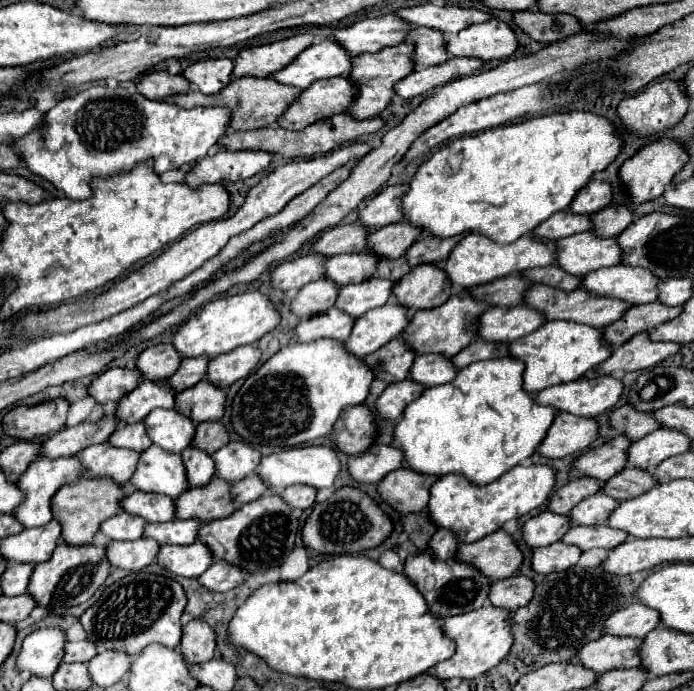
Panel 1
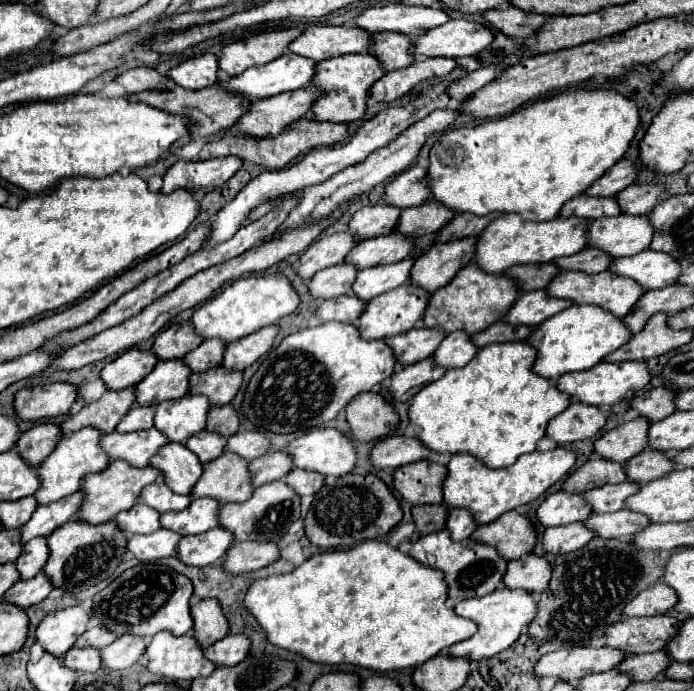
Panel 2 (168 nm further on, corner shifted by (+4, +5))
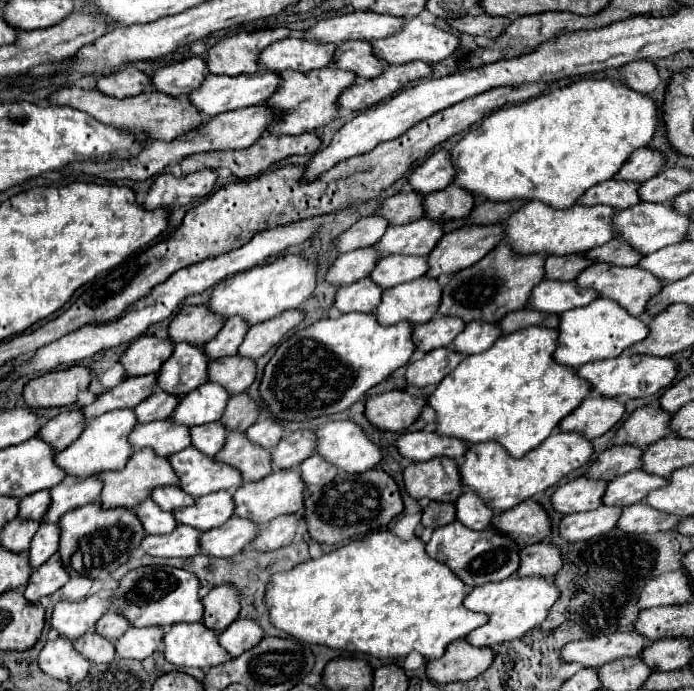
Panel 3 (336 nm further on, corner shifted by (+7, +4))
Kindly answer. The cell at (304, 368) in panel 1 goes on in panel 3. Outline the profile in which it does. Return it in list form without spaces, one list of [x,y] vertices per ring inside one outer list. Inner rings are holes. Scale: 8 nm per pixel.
[[[343,313],[337,319],[321,319],[291,337],[287,337],[271,357],[265,367],[263,381],[259,385],[261,399],[273,413],[277,421],[305,421],[321,415],[333,415],[349,409],[359,401],[371,387],[385,381],[395,369],[409,363],[415,343],[413,343],[413,325],[401,321],[395,325],[381,325],[373,313]]]

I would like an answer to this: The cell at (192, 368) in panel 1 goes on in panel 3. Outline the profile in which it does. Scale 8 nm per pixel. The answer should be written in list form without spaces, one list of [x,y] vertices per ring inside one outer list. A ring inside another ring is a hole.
[[[231,317],[227,319],[227,323],[223,325],[223,329],[217,333],[215,339],[211,339],[209,343],[205,343],[205,353],[211,357],[211,359],[217,359],[217,357],[225,357],[225,355],[235,355],[243,337],[247,335],[249,331],[249,323],[241,317]]]

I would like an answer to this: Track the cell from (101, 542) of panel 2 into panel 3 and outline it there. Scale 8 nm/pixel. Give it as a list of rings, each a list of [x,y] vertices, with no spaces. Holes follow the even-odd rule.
[[[87,503],[83,507],[77,507],[73,511],[67,511],[59,527],[63,531],[61,535],[61,561],[65,563],[65,569],[69,575],[85,575],[85,577],[105,577],[113,573],[119,565],[127,563],[129,553],[139,547],[141,539],[147,535],[139,517],[133,509],[127,507],[111,507],[103,509],[99,503]]]

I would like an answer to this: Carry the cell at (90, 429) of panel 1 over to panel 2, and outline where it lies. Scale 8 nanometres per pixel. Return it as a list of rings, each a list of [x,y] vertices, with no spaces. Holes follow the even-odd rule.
[[[130,386],[130,388],[124,388],[122,392],[106,390],[104,396],[102,396],[98,402],[84,406],[78,414],[68,416],[68,418],[60,424],[62,436],[74,434],[74,432],[78,432],[78,430],[84,428],[84,426],[92,426],[92,428],[100,430],[102,434],[114,432],[116,424],[124,418],[124,414],[126,414],[126,412],[130,410],[130,406],[134,404],[132,398],[134,398],[132,386]]]

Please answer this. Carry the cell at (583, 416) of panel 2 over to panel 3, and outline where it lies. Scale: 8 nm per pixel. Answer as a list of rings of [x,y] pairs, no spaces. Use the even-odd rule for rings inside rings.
[[[589,395],[571,415],[561,421],[561,431],[577,431],[589,439],[601,437],[625,415],[625,403],[615,397]]]

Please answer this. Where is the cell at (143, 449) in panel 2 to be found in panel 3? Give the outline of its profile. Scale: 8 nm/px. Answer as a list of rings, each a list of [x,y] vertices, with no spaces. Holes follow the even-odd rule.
[[[163,419],[163,421],[149,421],[149,423],[139,423],[131,435],[129,441],[133,443],[135,449],[143,447],[153,447],[157,455],[173,455],[183,451],[185,447],[191,445],[191,435],[189,427],[175,423],[173,419]]]

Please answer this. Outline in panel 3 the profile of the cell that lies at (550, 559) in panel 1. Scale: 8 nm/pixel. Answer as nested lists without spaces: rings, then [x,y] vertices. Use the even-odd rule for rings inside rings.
[[[601,505],[599,509],[593,511],[565,515],[559,525],[559,531],[561,537],[567,541],[585,541],[603,535],[605,531],[611,531],[617,525],[619,515],[621,515],[621,507]]]

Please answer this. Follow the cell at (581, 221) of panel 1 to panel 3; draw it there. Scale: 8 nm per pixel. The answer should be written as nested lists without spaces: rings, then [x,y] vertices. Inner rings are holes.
[[[611,179],[605,183],[597,183],[595,187],[591,187],[589,191],[585,191],[585,195],[579,199],[579,203],[583,205],[609,205],[617,211],[627,209],[637,205],[639,199],[639,187],[641,183],[635,181],[621,181],[621,179]]]

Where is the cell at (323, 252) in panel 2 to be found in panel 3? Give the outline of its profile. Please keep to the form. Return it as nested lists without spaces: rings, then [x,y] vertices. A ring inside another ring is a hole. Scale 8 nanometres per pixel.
[[[381,215],[363,217],[351,229],[347,229],[343,235],[337,237],[337,241],[335,241],[337,251],[347,253],[347,251],[353,251],[359,247],[369,247],[385,235],[387,227],[389,227],[389,223]]]

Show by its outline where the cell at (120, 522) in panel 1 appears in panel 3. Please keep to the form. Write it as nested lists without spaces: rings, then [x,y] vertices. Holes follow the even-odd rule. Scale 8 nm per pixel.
[[[145,499],[141,505],[135,507],[135,511],[137,511],[137,515],[139,515],[139,519],[141,519],[141,523],[149,535],[165,535],[163,531],[171,533],[179,525],[175,521],[173,513],[163,511],[151,499]]]

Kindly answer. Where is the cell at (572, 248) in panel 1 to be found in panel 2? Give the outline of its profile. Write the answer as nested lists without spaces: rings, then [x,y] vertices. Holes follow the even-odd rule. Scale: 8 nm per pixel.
[[[618,214],[590,222],[586,230],[586,246],[602,250],[610,258],[634,256],[648,248],[652,234],[654,228],[646,216]]]

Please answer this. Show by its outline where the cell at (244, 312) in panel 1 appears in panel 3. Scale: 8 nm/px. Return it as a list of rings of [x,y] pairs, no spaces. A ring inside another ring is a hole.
[[[285,255],[271,263],[241,271],[215,285],[209,307],[213,309],[213,313],[223,315],[225,319],[241,315],[245,321],[249,321],[249,325],[255,325],[273,319],[283,311],[297,309],[301,303],[309,299],[315,285],[317,285],[317,263],[301,255]]]

